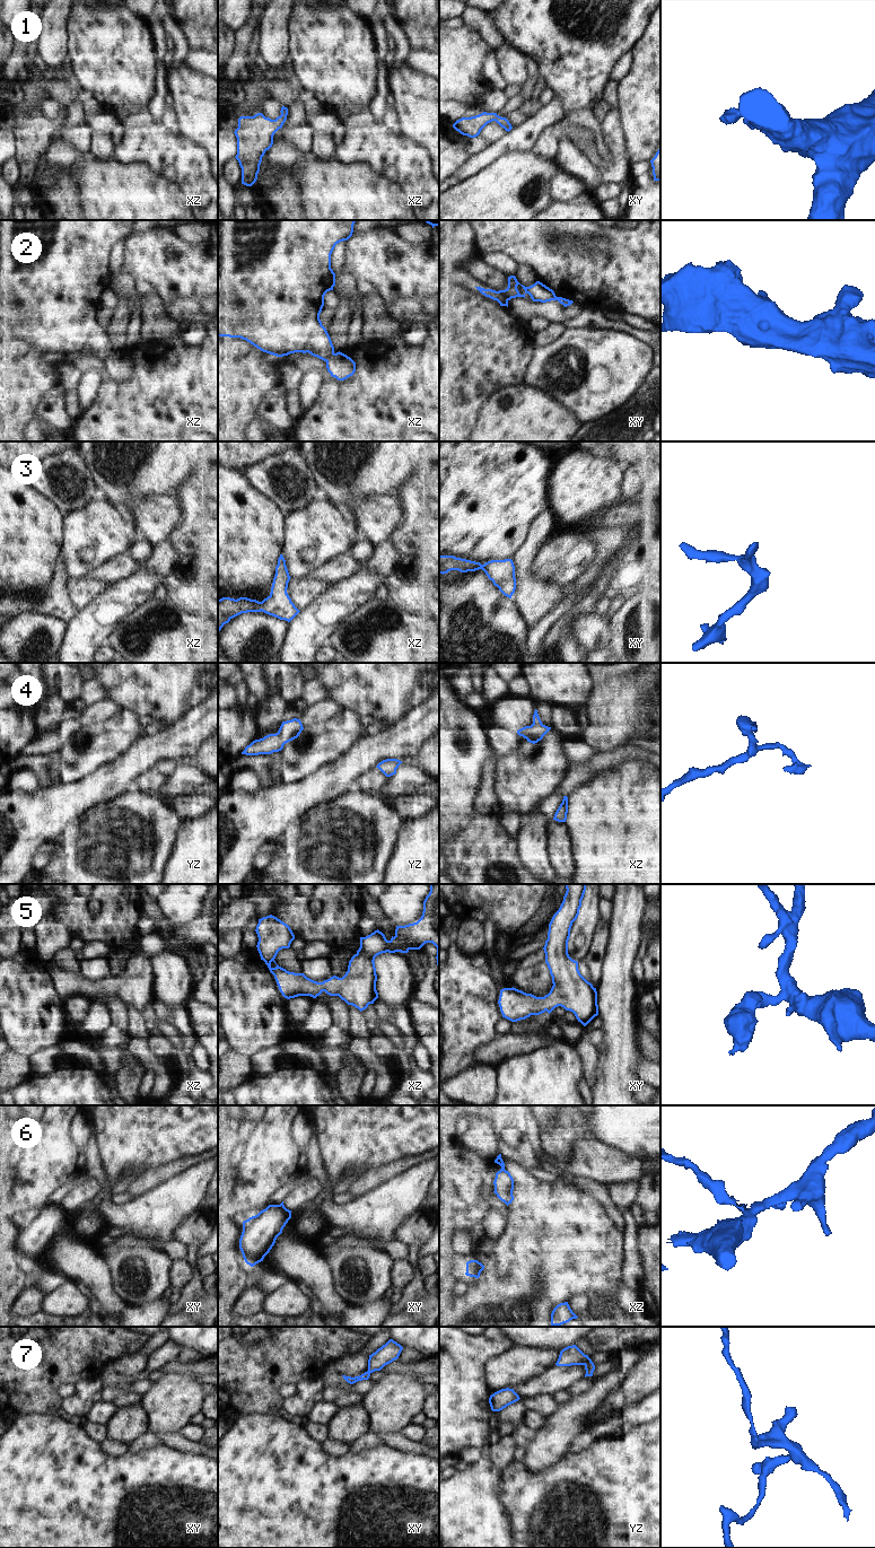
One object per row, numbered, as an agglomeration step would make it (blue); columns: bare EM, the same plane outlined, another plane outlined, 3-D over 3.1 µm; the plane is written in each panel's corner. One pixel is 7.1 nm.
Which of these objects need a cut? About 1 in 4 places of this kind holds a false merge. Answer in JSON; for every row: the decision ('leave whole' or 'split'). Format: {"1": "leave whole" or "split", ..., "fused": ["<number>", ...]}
{"1": "leave whole", "2": "split", "3": "leave whole", "4": "leave whole", "5": "leave whole", "6": "split", "7": "leave whole", "fused": ["2", "6"]}

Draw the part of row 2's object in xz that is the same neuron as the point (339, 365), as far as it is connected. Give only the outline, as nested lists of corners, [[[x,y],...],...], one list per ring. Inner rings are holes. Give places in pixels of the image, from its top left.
[[[342,352],[333,353],[326,360],[327,371],[338,381],[344,381],[356,371],[356,362]]]

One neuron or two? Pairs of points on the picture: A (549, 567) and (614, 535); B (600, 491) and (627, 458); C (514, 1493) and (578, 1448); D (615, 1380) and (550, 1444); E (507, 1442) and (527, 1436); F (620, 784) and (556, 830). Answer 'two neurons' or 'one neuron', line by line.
A: two neurons
B: two neurons
C: two neurons
D: one neuron
E: two neurons
F: two neurons

